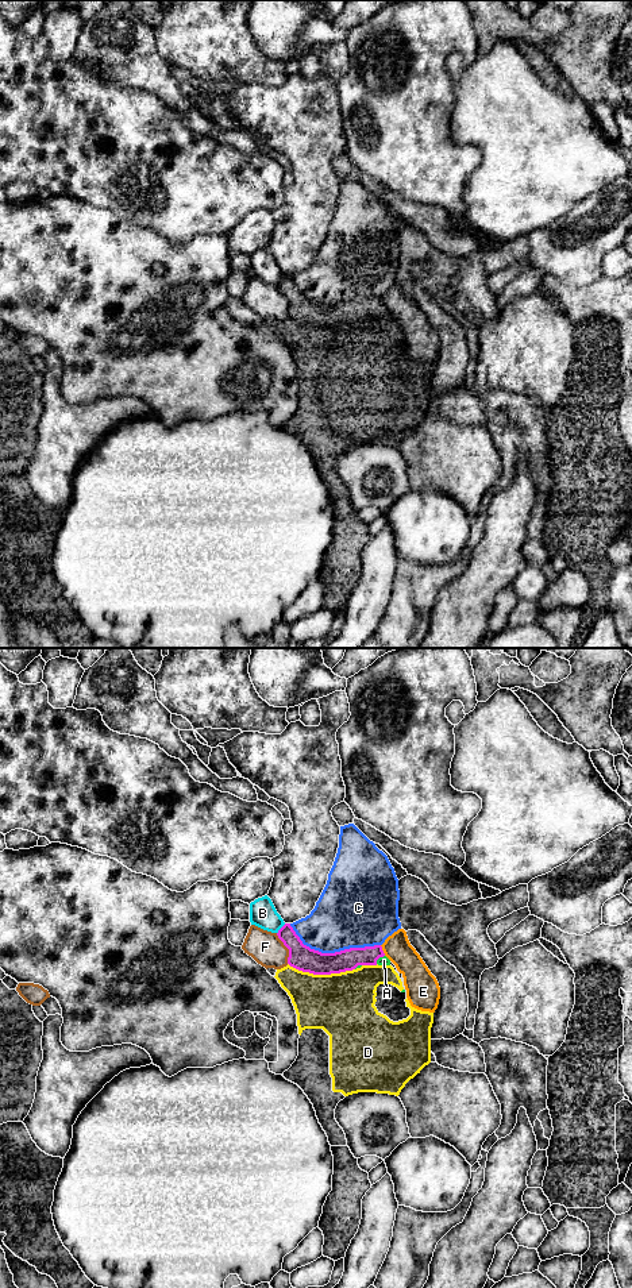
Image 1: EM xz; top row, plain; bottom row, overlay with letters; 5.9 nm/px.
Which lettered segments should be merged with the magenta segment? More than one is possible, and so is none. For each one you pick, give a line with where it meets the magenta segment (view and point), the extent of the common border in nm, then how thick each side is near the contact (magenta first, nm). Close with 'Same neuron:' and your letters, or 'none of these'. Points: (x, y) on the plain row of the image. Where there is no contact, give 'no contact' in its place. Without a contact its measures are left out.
A: xz (378, 309) | 80 nm | 130/50 nm
Same neuron: A

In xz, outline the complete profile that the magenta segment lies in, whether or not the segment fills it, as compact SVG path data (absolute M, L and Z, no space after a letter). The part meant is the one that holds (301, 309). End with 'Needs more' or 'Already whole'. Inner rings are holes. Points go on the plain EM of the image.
M285 275L277 288L289 301L288 316L302 324L331 327L352 323L362 317L390 317L381 297L321 305L304 297L290 275Z. Needs more

